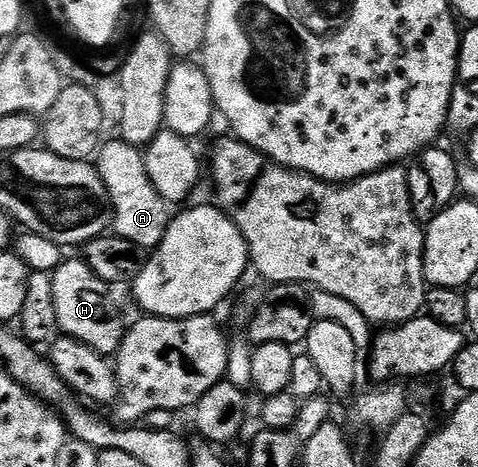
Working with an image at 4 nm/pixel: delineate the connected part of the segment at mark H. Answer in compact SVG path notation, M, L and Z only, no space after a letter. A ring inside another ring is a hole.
M82 259L64 260L63 264L57 266L55 272L51 274L51 282L53 283L53 307L57 307L58 332L64 337L72 337L80 341L85 347L91 347L98 353L104 355L118 353L123 342L125 324L123 325L118 311L115 310L115 301L111 298L112 286L105 284L99 277L95 277L87 262Z

